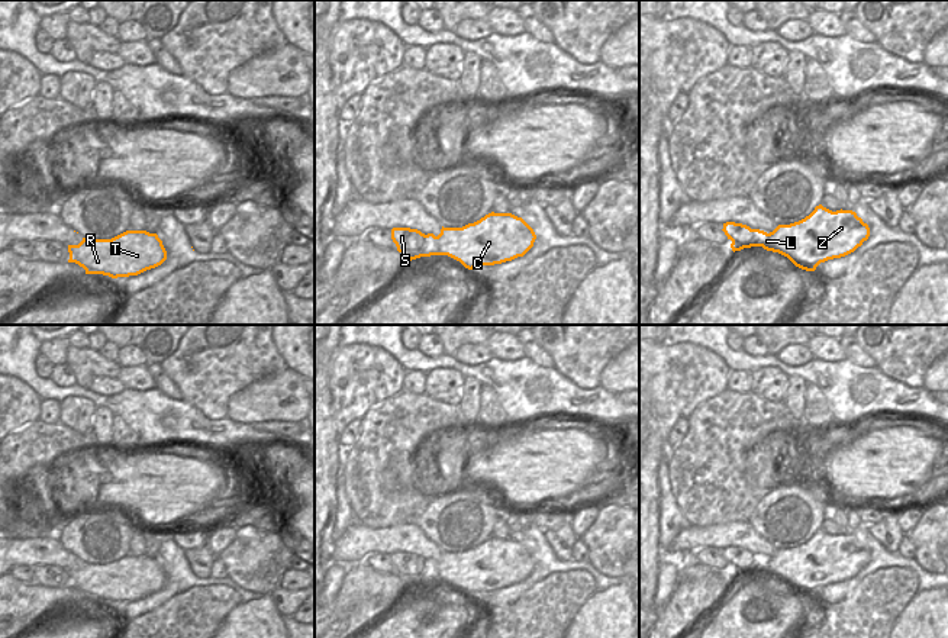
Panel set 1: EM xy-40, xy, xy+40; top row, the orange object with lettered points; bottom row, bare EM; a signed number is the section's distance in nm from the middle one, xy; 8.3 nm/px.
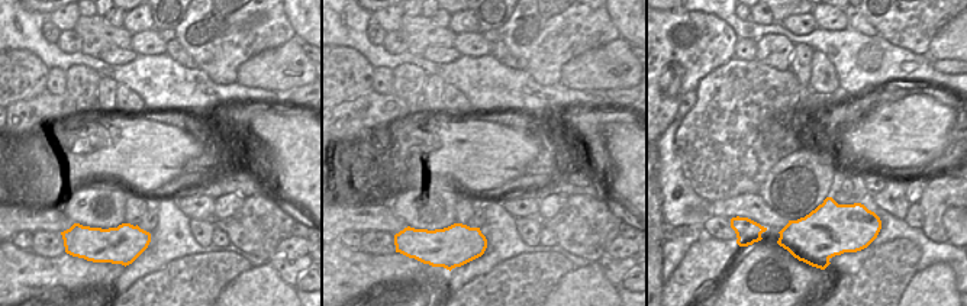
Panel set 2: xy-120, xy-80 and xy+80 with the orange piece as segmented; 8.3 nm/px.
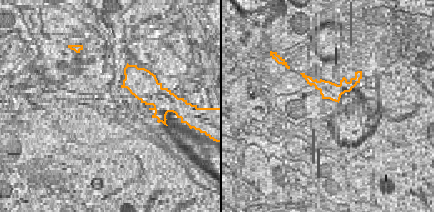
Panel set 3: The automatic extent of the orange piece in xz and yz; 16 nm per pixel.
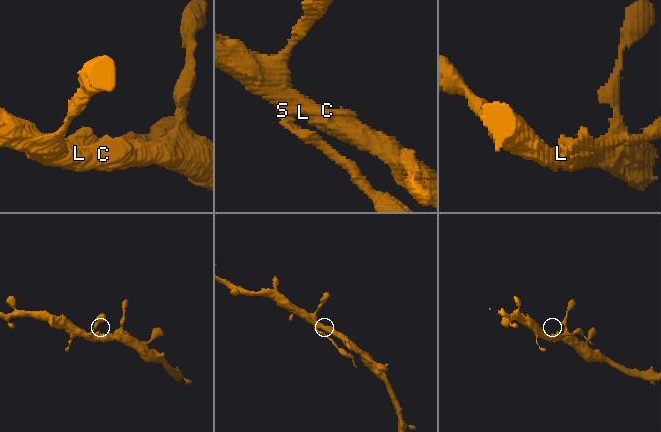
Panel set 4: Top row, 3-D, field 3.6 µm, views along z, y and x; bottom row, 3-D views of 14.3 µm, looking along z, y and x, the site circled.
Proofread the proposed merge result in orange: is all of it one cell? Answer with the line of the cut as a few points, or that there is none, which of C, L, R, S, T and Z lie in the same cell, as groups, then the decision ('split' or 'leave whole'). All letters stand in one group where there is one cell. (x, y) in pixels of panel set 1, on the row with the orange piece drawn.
cut xy (426, 235), (418, 248), (408, 250), (403, 254); groups C L R T Z / S; split

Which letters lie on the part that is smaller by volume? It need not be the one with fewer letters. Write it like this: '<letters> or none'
S

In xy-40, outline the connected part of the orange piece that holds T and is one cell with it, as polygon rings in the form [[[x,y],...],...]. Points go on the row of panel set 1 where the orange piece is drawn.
[[[126,231],[112,239],[83,239],[78,245],[68,245],[70,260],[86,270],[86,274],[103,274],[112,278],[138,276],[161,265],[167,251],[157,233],[146,231]]]

